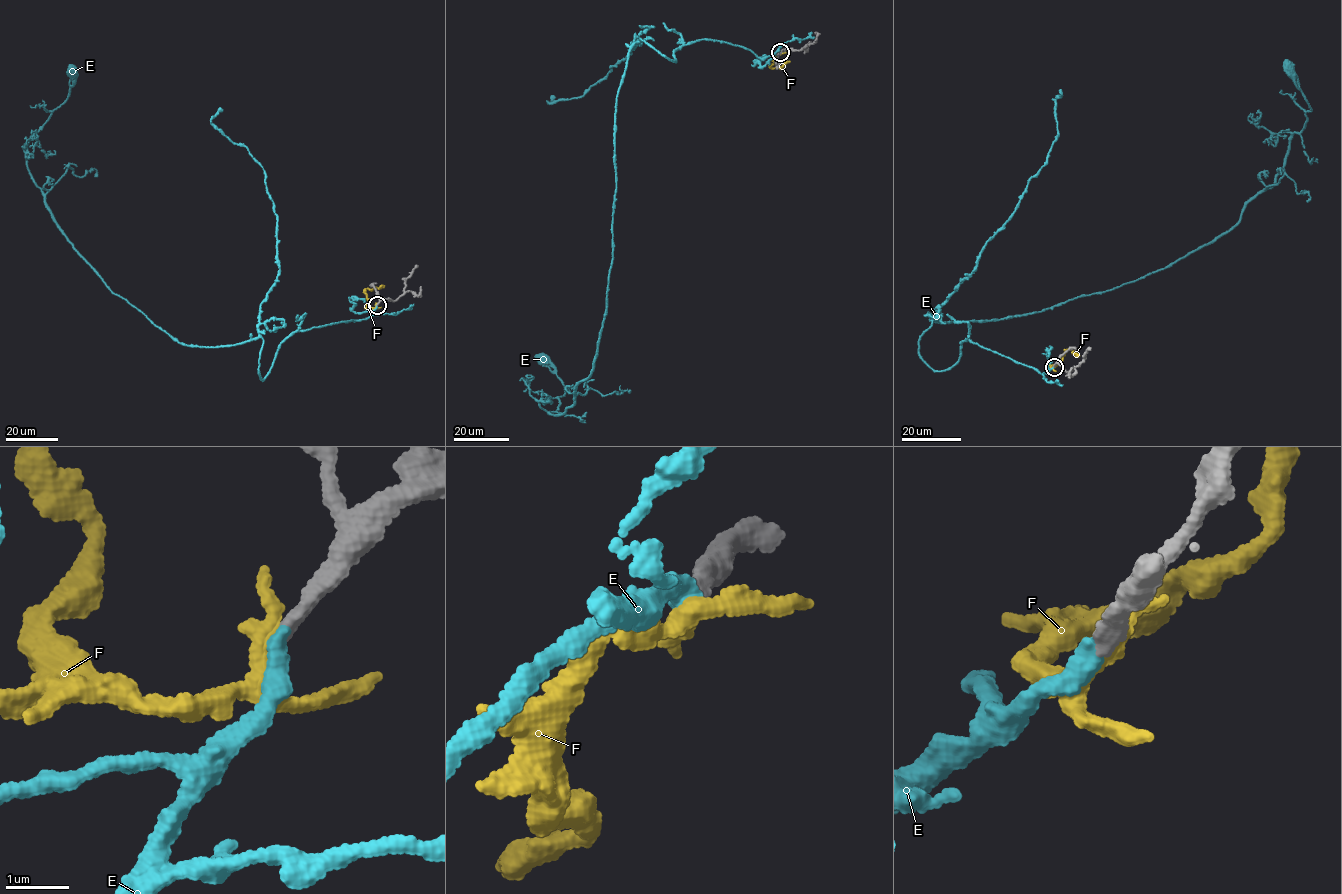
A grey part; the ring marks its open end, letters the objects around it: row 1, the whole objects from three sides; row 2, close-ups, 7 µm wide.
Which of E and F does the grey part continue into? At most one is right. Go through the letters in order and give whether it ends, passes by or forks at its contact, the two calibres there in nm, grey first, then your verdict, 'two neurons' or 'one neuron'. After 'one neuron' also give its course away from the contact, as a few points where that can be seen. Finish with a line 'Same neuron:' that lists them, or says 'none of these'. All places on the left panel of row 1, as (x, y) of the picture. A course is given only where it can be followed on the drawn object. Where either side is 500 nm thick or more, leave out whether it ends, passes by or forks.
E: it ends; calibres 300 and 280 nm; one neuron; course (377, 305), (295, 331), (262, 380), (260, 337), (199, 347), (155, 325), (73, 247), (28, 169), (72, 71)
F: it ends; calibres 280 and 380 nm; two neurons
Same neuron: E

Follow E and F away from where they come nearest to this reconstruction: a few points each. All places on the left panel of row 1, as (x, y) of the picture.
E: (377, 305), (295, 331), (262, 380), (260, 337), (199, 347), (155, 325), (73, 247), (28, 169), (72, 71)
F: (377, 305), (372, 308), (368, 306), (365, 290), (384, 285)

